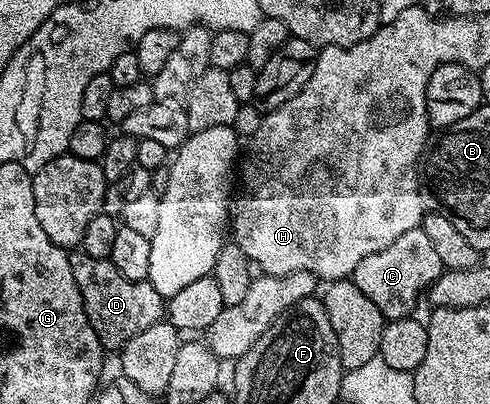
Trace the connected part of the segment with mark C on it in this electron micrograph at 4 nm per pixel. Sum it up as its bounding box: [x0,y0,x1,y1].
[352,228,444,321]

